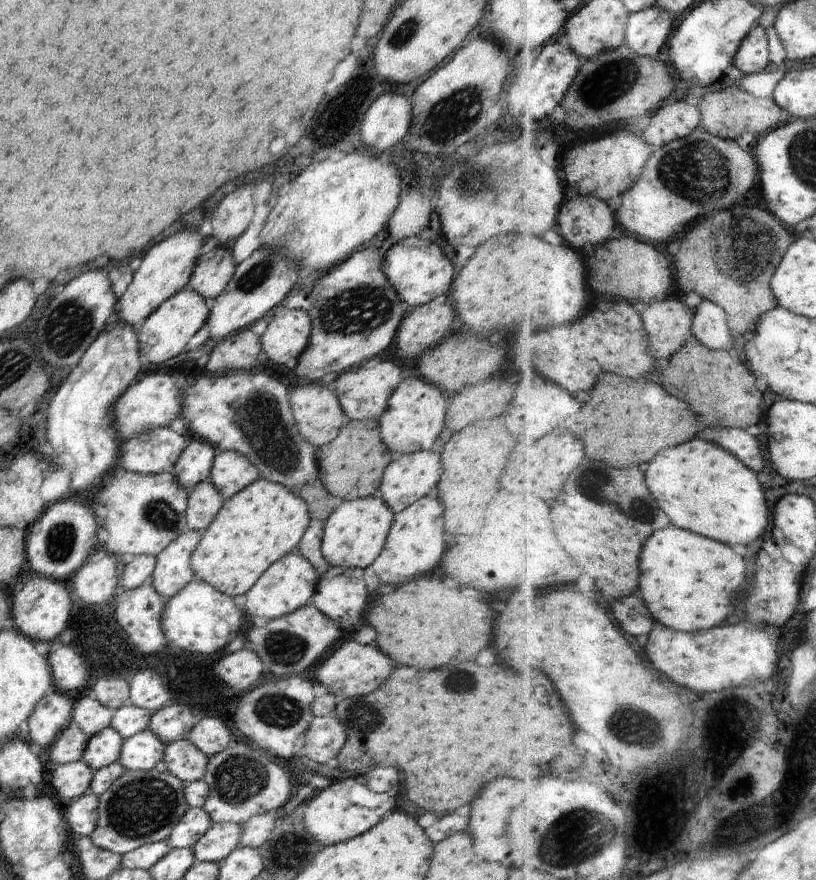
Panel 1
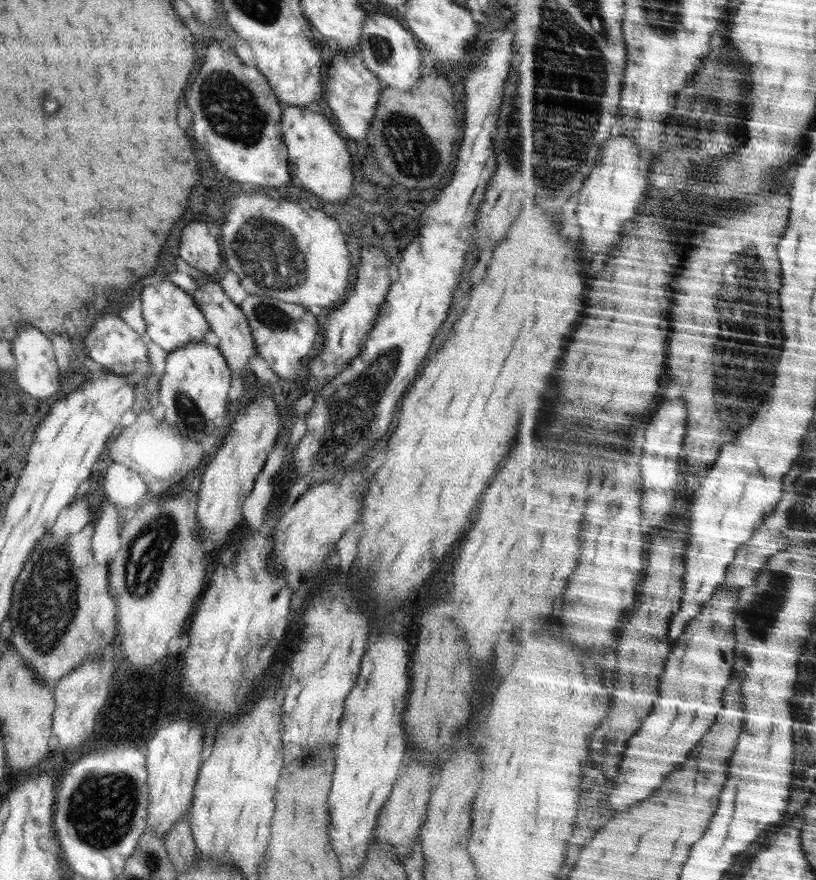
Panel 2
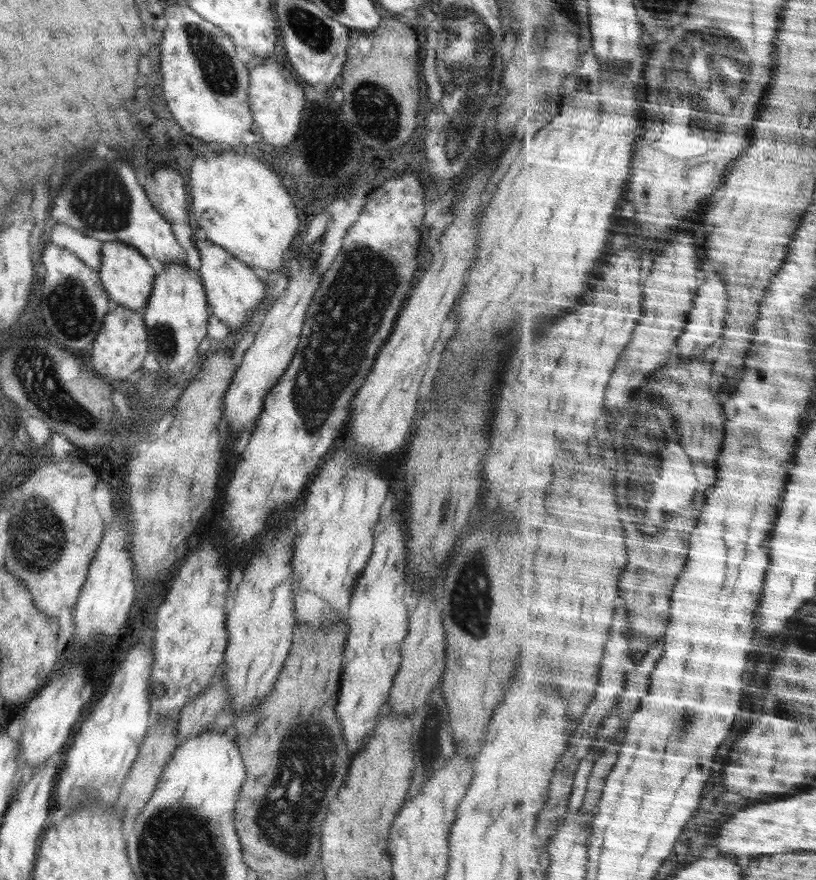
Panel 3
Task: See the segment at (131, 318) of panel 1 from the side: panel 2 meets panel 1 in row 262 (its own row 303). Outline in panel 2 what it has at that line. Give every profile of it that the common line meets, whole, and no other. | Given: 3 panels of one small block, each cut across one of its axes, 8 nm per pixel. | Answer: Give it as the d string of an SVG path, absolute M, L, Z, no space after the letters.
M168 280L146 286L142 290L140 302L142 303L142 316L146 321L148 338L167 352L191 342L204 342L205 335L210 331L206 318L194 303L191 294Z

